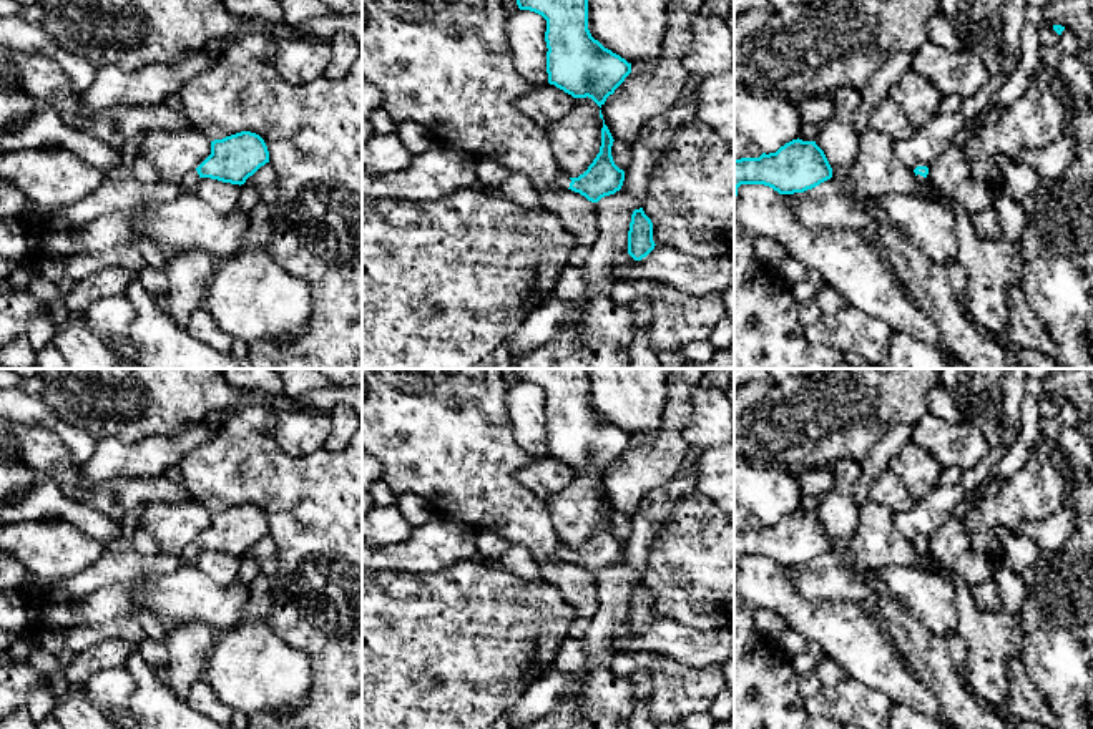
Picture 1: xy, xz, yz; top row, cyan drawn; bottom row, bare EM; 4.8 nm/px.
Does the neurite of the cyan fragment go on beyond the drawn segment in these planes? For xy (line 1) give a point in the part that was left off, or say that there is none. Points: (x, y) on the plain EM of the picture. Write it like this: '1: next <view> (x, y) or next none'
1: next xy (188, 555)

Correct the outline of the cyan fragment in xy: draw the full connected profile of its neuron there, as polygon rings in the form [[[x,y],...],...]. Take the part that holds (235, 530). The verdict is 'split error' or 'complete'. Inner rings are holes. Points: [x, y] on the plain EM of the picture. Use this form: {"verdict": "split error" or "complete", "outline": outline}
{"verdict": "split error", "outline": [[[241,503],[214,511],[211,513],[211,526],[181,551],[181,566],[194,565],[201,550],[241,558],[266,535],[269,535],[269,523],[256,505]]]}

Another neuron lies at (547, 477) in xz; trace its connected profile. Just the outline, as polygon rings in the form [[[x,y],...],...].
[[[542,457],[533,465],[515,473],[515,480],[530,490],[537,498],[546,501],[560,493],[573,480],[573,468],[555,457]]]

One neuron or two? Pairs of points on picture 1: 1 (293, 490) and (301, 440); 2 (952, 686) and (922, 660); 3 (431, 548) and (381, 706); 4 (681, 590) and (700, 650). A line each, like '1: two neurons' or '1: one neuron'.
1: two neurons
2: one neuron
3: two neurons
4: two neurons

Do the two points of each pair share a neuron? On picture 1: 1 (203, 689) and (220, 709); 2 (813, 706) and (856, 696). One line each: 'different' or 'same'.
1: same
2: same

